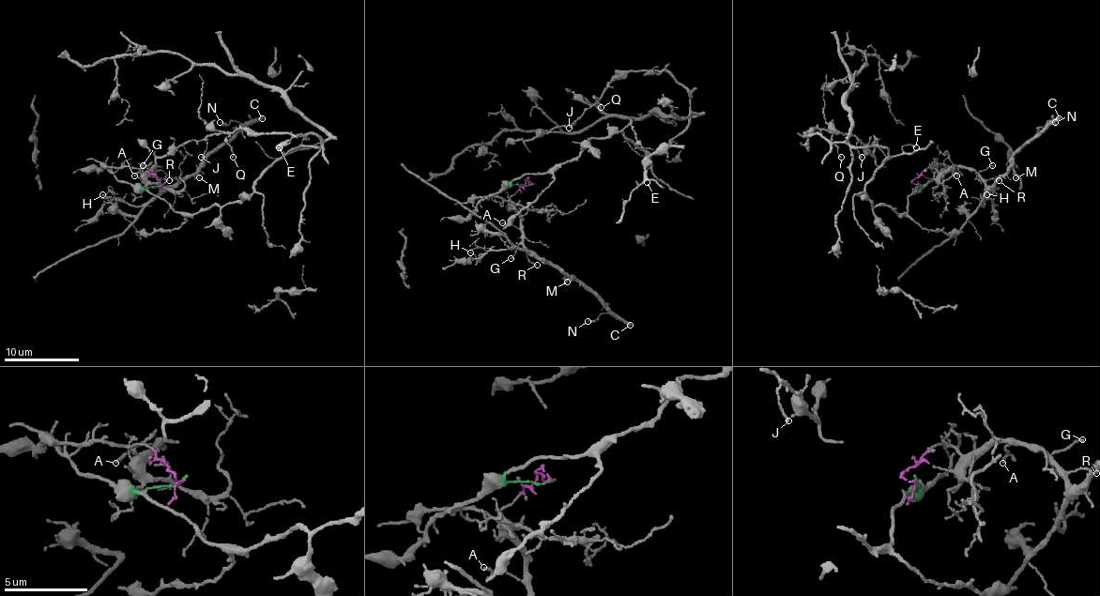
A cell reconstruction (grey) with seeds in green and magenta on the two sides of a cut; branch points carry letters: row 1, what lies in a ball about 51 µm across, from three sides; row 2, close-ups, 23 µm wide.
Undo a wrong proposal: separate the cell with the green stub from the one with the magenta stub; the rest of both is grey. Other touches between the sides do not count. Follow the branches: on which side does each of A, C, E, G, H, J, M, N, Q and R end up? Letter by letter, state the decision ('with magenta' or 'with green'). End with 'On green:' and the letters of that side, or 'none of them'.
A: with magenta
C: with magenta
E: with green
G: with magenta
H: with magenta
J: with green
M: with magenta
N: with magenta
Q: with green
R: with magenta
On green: E, J, Q

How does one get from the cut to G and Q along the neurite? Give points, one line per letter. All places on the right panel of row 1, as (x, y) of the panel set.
G: (918, 184), (912, 182), (931, 167), (944, 173), (954, 167), (985, 171), (992, 165)
Q: (918, 184), (909, 195), (907, 212), (873, 206), (865, 184), (888, 150), (804, 133), (825, 128), (842, 158)

